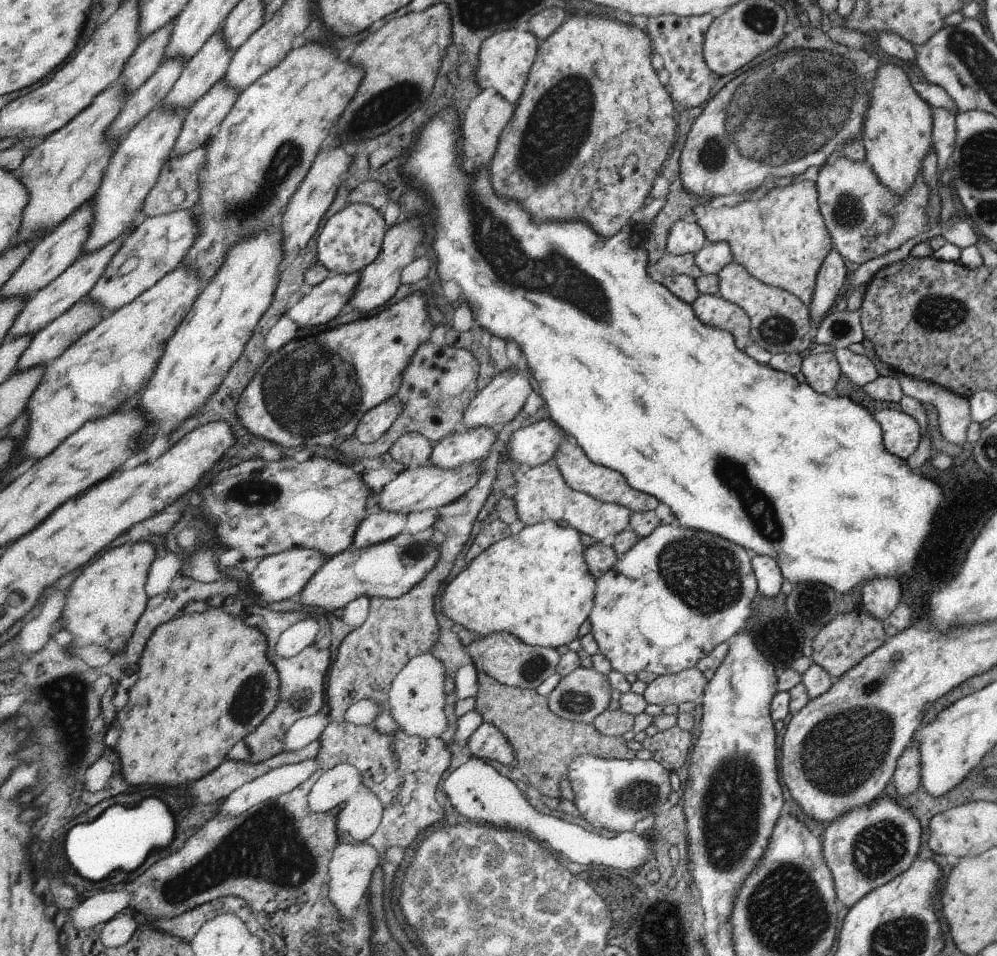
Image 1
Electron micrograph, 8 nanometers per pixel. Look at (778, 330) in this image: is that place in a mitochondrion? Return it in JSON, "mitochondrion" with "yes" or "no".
{"mitochondrion":"yes"}

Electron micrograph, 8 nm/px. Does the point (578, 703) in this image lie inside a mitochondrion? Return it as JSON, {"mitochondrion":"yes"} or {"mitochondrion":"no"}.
{"mitochondrion":"yes"}

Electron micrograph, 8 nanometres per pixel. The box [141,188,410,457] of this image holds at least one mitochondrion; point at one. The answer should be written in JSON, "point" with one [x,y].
{"point":[303,402]}

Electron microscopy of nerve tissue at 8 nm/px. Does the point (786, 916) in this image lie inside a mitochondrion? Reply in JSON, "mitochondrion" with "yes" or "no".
{"mitochondrion":"yes"}

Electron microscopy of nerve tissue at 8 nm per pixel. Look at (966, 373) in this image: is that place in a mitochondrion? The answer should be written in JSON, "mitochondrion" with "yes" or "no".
{"mitochondrion":"no"}

